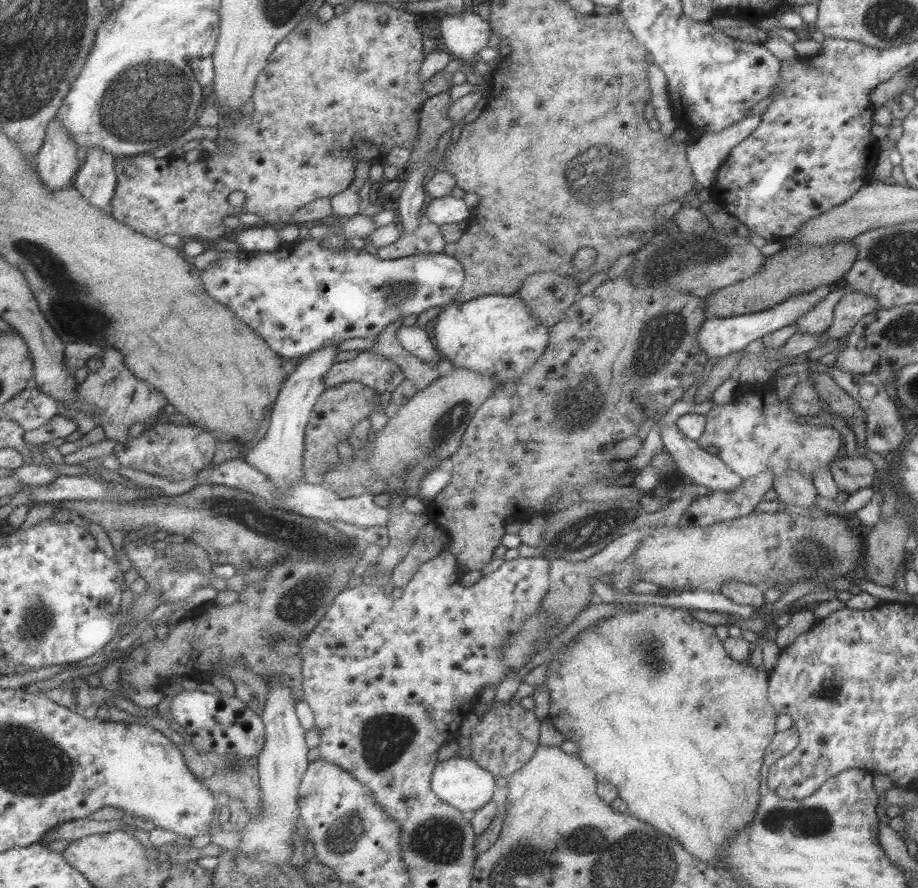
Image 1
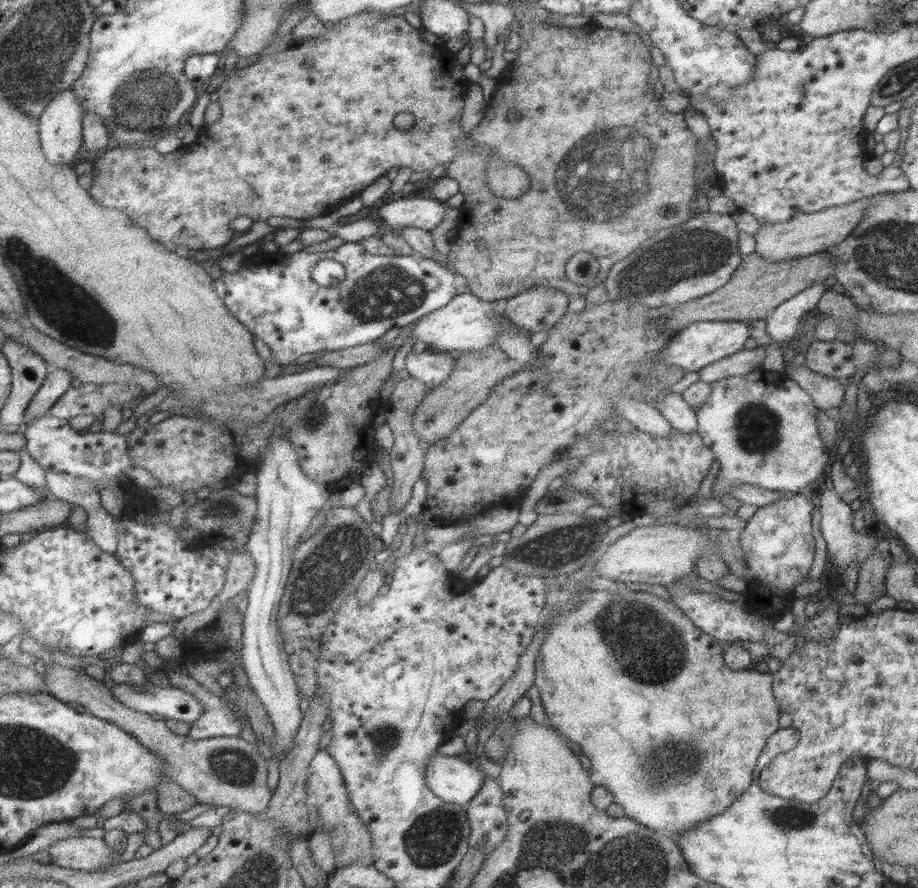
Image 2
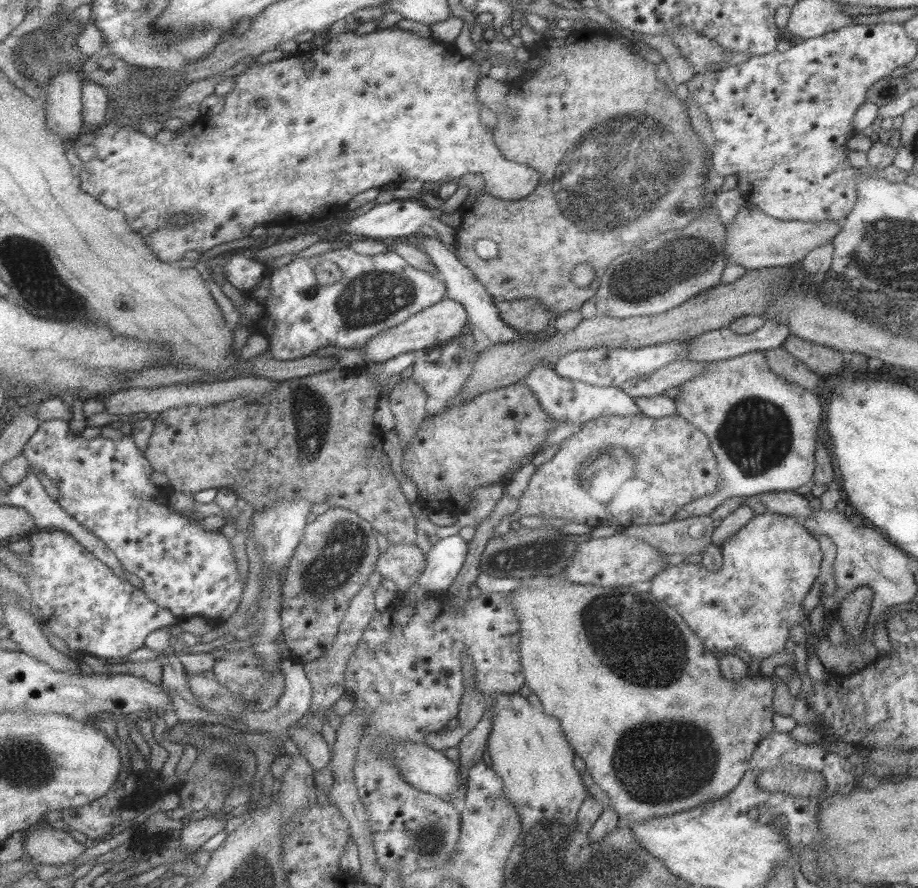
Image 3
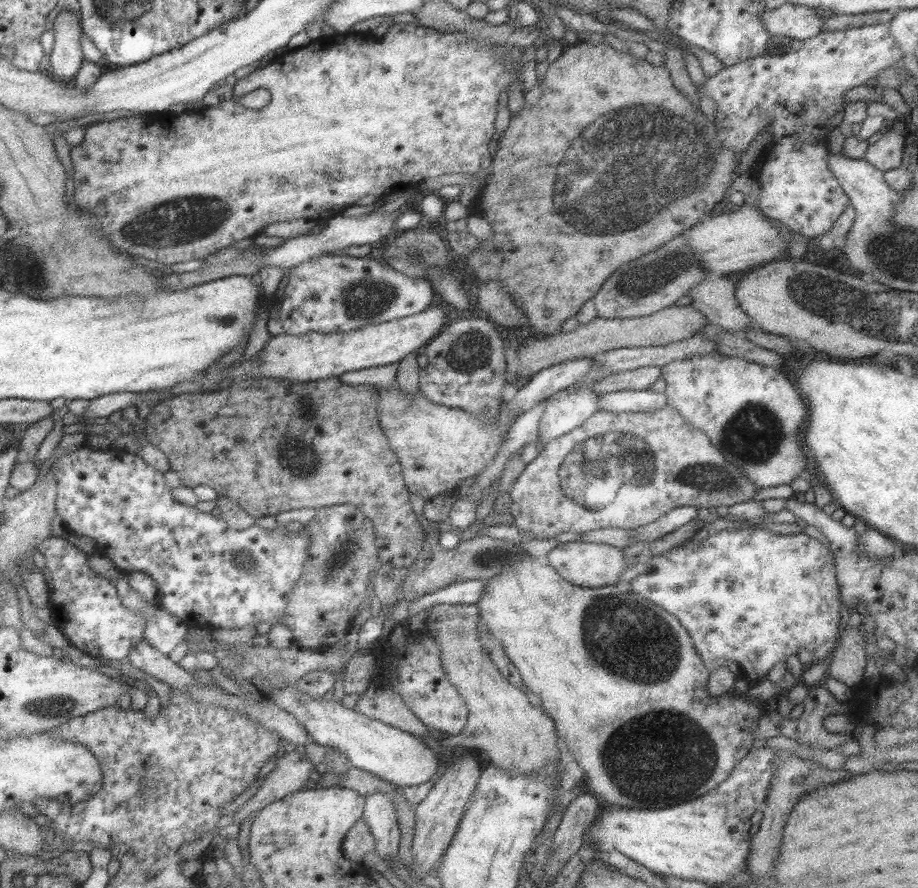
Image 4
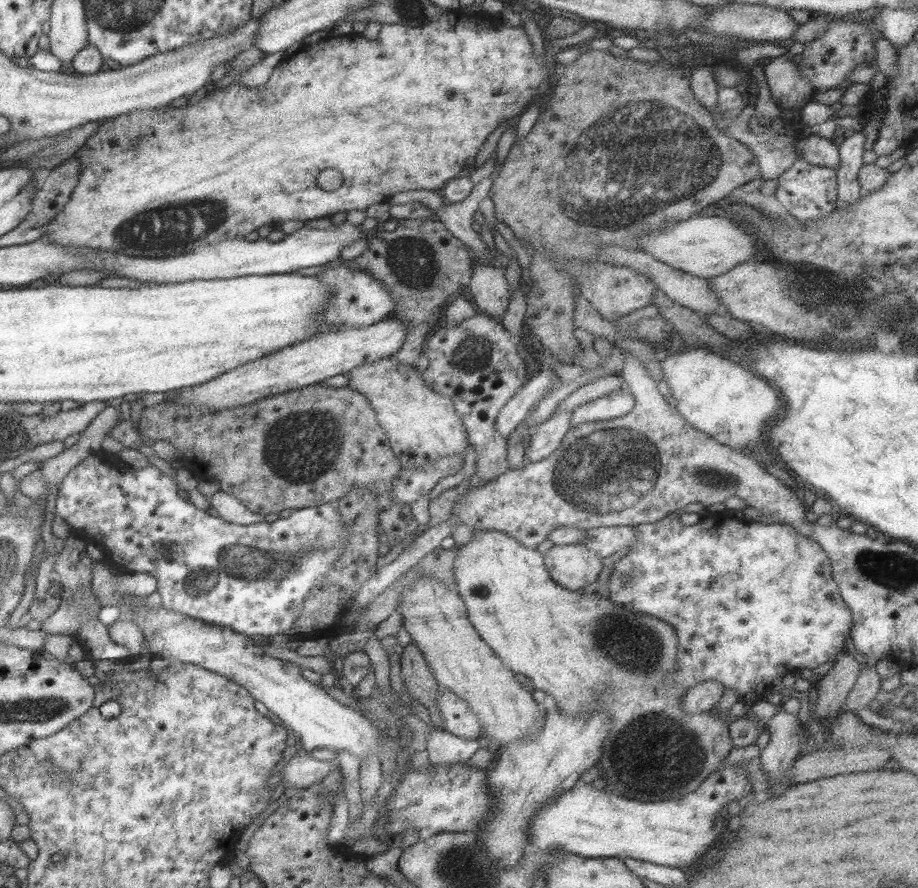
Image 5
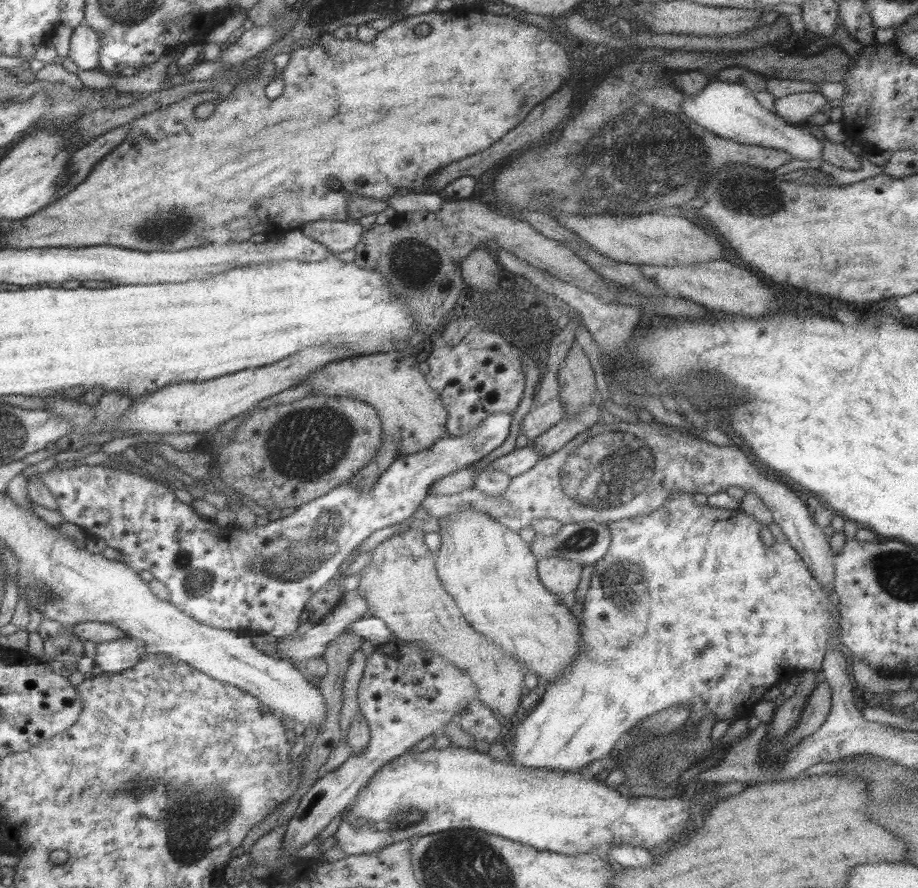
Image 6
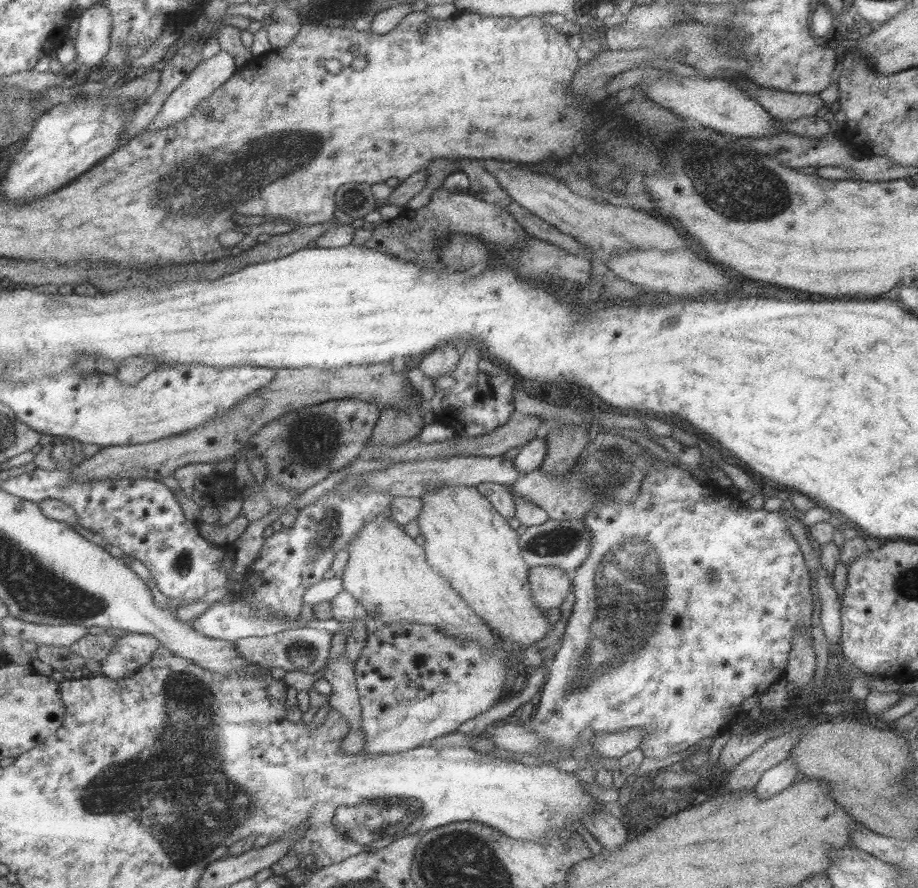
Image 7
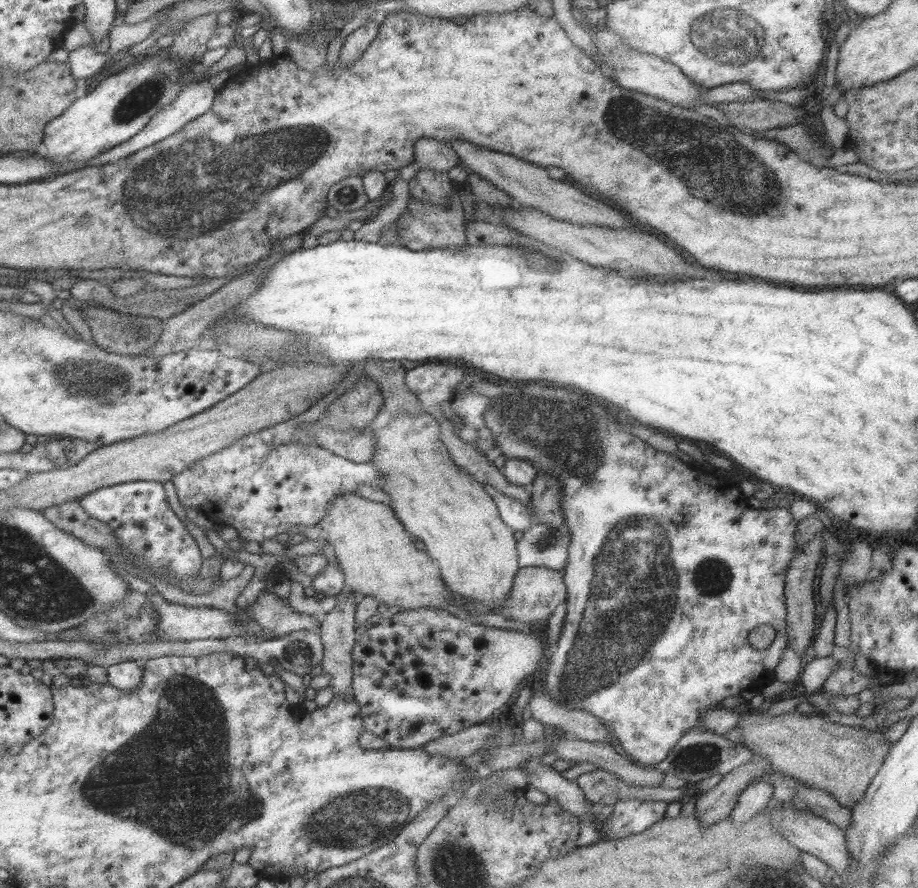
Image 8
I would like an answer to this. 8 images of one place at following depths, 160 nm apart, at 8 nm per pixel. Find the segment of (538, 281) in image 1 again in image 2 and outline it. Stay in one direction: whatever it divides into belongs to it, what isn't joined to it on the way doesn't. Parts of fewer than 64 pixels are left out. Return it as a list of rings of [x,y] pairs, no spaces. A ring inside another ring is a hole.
[[[532,286],[501,303],[504,318],[518,328],[548,331],[566,313],[568,296],[560,290]]]

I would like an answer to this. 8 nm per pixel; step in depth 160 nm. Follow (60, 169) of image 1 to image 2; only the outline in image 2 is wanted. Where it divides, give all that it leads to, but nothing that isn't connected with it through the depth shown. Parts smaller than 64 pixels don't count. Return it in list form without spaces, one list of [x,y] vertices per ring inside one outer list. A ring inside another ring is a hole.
[[[65,88],[52,99],[38,118],[37,126],[40,147],[49,165],[68,165],[75,158],[75,154],[77,154],[77,150],[79,150],[79,146],[82,144],[83,110],[77,104],[71,88]]]

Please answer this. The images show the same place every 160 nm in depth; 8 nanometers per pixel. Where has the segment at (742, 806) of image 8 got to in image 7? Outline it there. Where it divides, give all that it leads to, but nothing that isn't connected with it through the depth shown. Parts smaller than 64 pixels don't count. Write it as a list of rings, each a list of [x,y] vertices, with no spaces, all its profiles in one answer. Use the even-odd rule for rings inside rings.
[[[788,757],[778,765],[765,770],[754,786],[754,793],[757,799],[767,799],[774,794],[785,790],[795,778],[795,763]]]

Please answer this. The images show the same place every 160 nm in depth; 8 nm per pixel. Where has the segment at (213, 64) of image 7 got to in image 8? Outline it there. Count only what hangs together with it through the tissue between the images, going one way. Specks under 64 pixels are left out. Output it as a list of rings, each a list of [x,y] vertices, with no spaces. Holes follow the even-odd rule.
[[[209,80],[204,82],[195,82],[181,89],[181,92],[177,95],[177,98],[167,104],[163,109],[159,110],[141,130],[134,134],[131,138],[120,142],[110,149],[104,150],[99,154],[93,156],[92,159],[84,160],[83,162],[76,164],[76,169],[85,168],[87,166],[97,166],[107,164],[109,162],[115,162],[120,158],[125,158],[129,154],[133,154],[136,150],[141,150],[146,146],[153,145],[154,142],[159,142],[168,136],[171,136],[174,132],[177,132],[183,125],[192,122],[195,118],[201,116],[211,108],[213,97],[217,91],[212,88]]]

